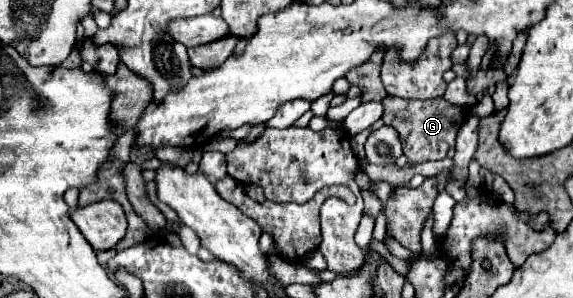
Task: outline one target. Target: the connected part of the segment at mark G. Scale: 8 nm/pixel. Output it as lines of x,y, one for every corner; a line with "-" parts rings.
386,96
382,104
384,104
382,120
386,126
392,126
398,130
404,146
404,154
410,158
412,164
446,158
448,150
454,148
454,138
460,126
468,118
468,112
464,106
448,104
444,96
432,98
432,100
402,100
398,96

